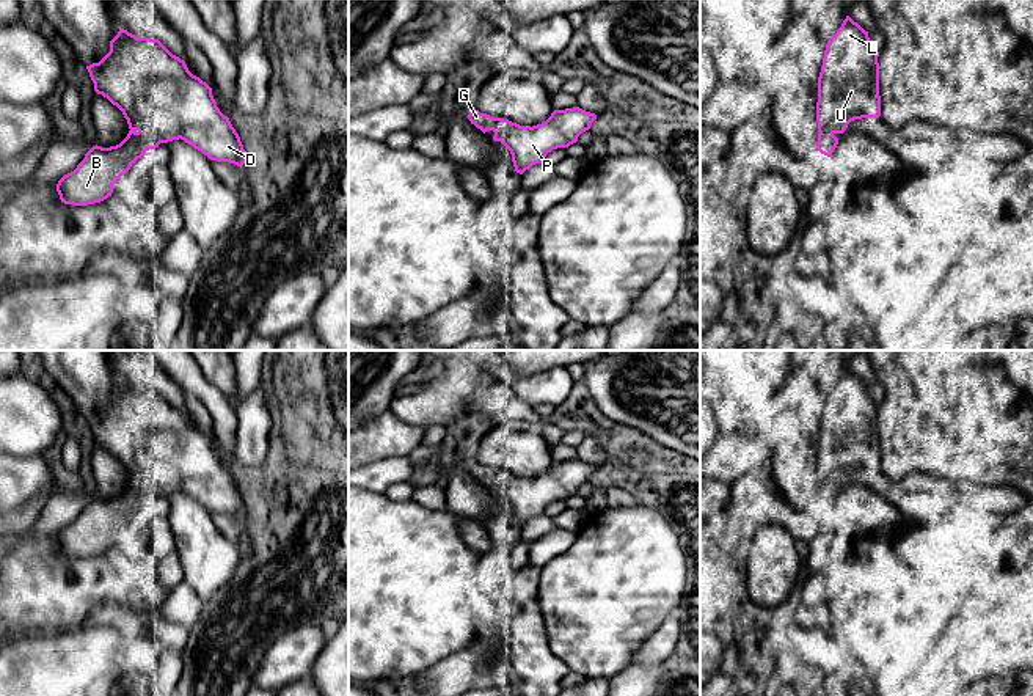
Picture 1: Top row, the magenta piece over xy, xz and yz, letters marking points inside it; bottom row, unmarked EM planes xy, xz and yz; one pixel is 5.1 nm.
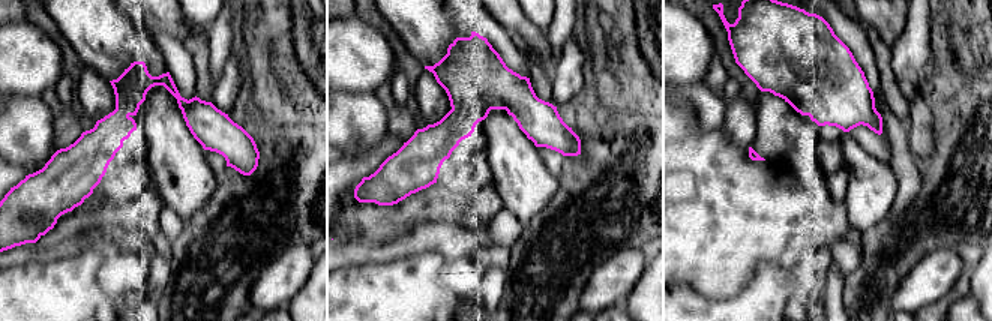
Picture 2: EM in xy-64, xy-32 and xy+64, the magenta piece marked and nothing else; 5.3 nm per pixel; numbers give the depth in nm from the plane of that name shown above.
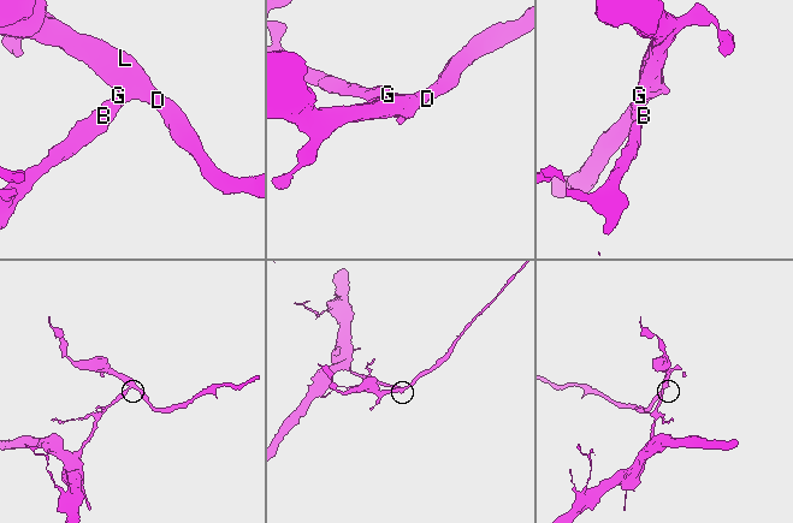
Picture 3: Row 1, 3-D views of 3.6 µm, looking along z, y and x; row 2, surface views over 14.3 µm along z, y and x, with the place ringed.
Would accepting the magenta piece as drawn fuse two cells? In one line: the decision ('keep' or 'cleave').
keep

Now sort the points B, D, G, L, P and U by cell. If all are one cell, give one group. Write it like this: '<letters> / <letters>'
B D G L P U

